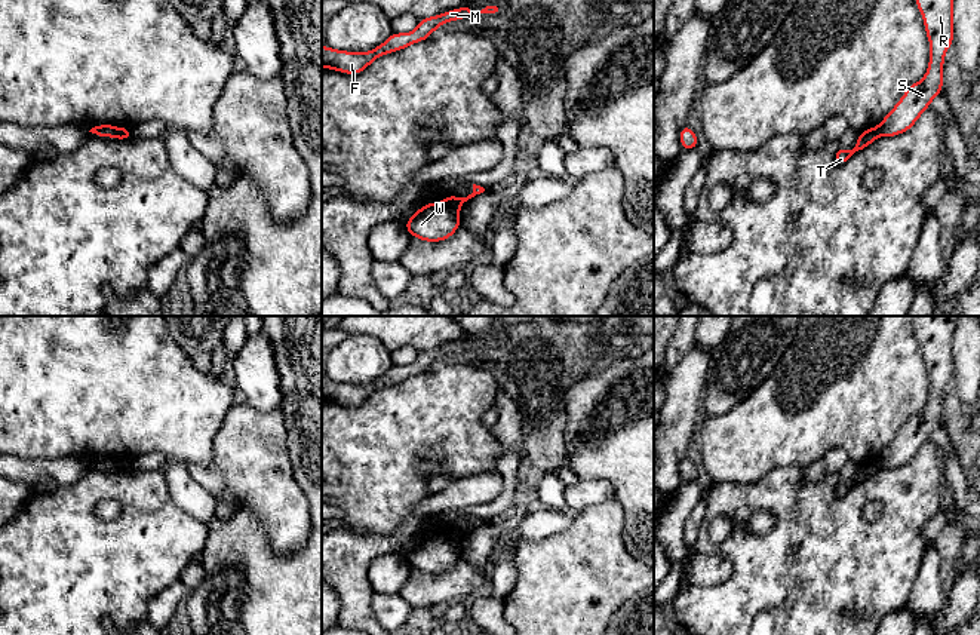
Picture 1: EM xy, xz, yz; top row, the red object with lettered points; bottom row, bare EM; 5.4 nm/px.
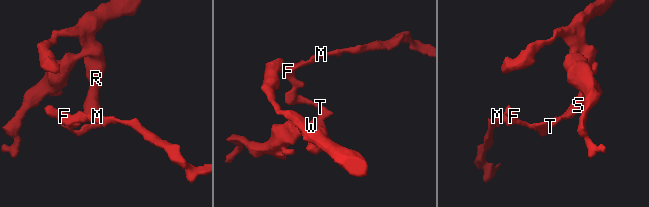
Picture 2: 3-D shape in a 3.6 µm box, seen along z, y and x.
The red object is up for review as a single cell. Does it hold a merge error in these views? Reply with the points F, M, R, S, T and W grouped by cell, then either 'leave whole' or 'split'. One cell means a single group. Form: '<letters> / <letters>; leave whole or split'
F M T / R S W; split

